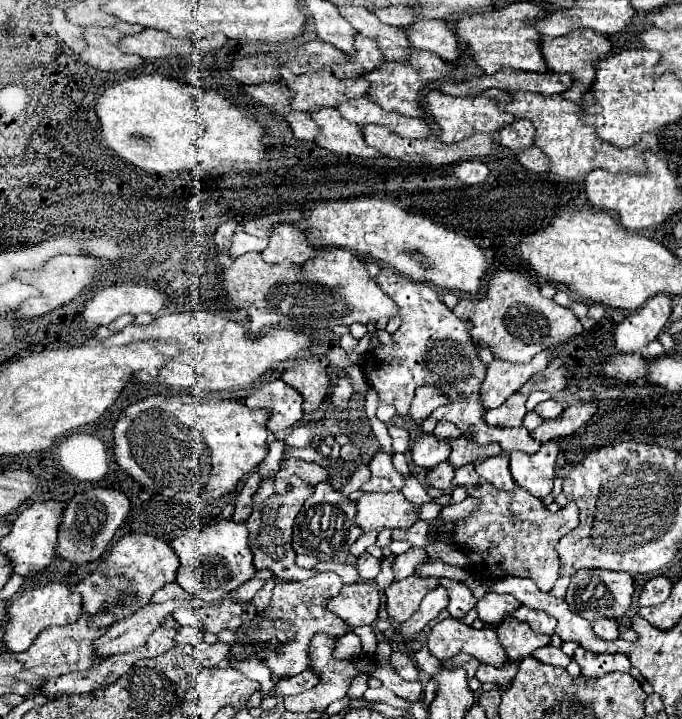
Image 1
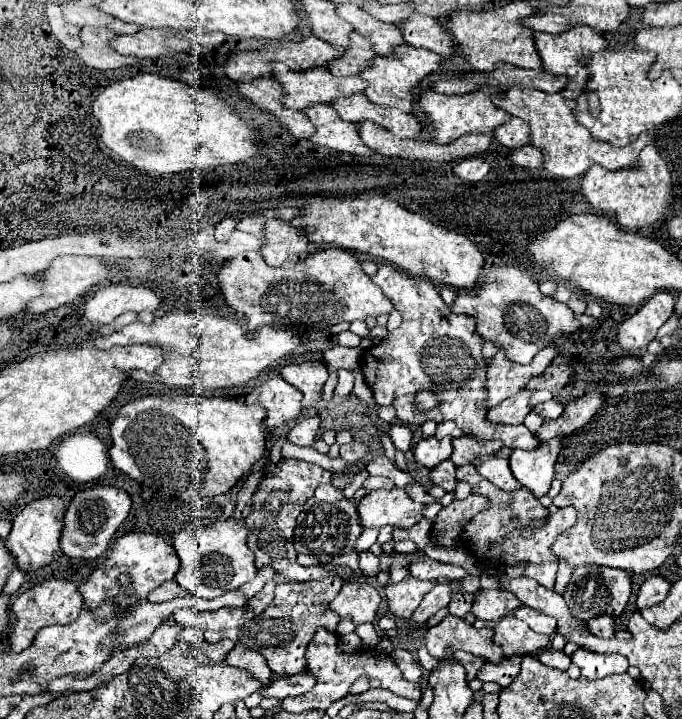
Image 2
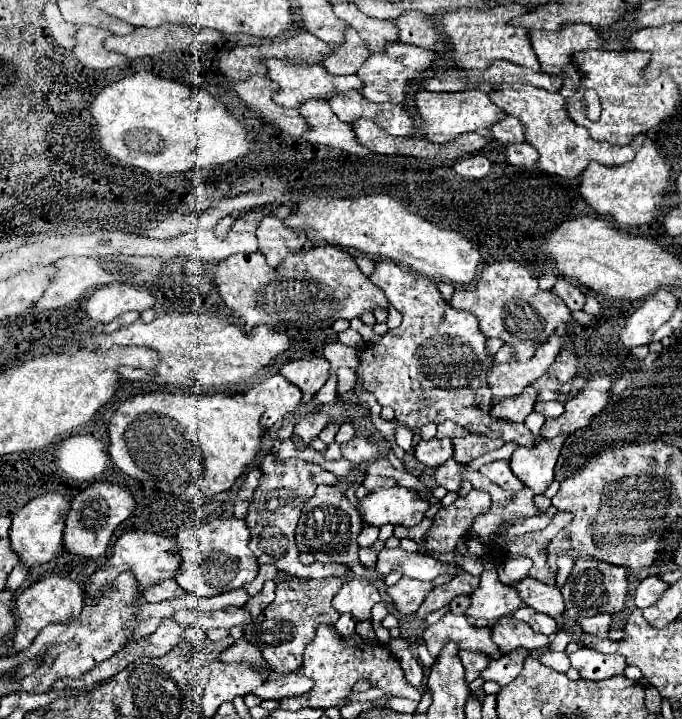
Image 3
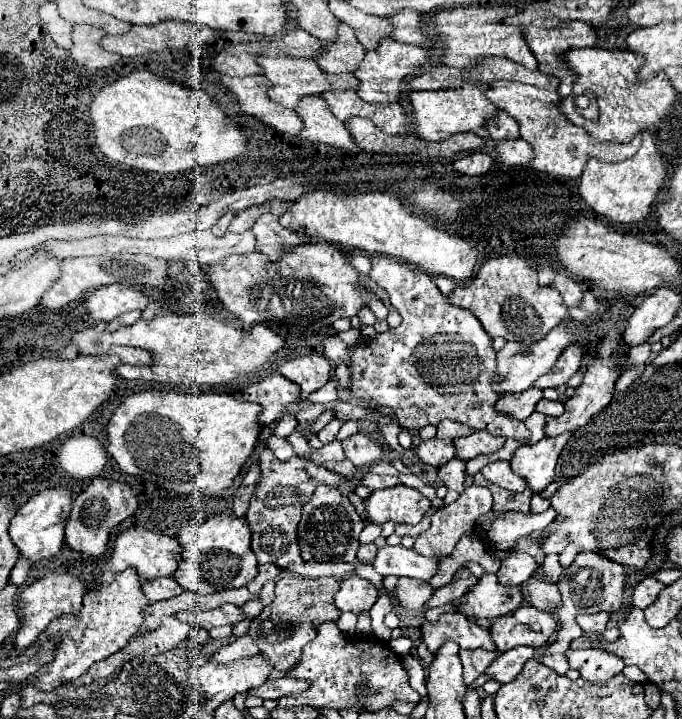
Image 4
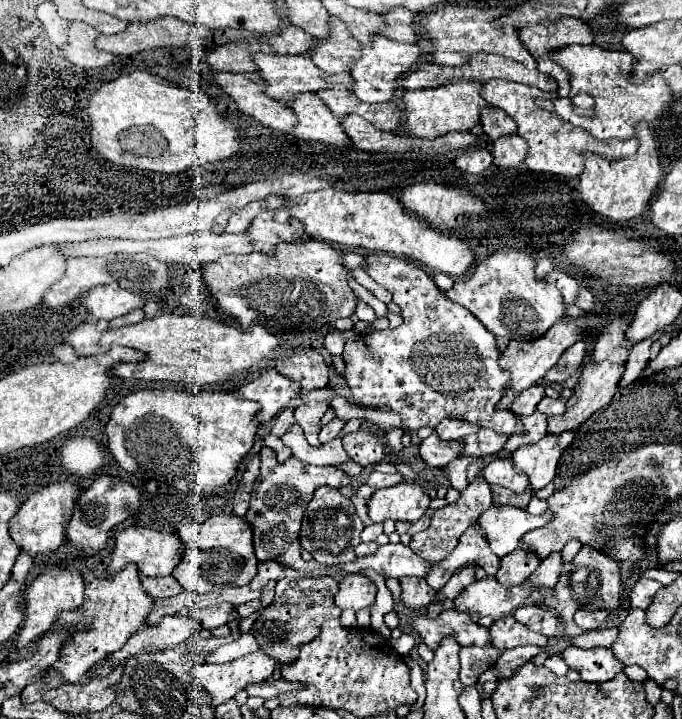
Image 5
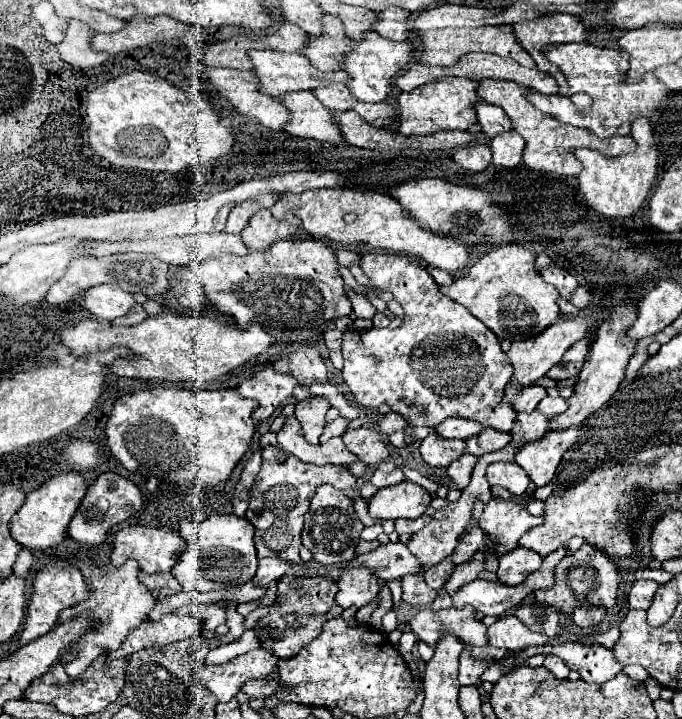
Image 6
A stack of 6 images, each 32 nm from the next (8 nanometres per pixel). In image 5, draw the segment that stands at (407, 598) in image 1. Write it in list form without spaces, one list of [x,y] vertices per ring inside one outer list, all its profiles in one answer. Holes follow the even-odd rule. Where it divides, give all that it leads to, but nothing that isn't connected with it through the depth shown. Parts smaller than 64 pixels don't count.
[[[400,578],[400,600],[406,608],[422,610],[432,602],[436,590],[426,584],[424,578]]]

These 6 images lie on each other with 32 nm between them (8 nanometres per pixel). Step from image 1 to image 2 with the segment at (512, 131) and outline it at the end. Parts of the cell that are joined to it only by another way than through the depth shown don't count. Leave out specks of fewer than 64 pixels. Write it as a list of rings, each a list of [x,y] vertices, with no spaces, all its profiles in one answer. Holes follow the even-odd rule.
[[[512,118],[510,122],[502,124],[500,128],[494,130],[498,142],[510,150],[518,150],[522,146],[528,146],[530,144],[530,128],[524,120],[520,118]]]

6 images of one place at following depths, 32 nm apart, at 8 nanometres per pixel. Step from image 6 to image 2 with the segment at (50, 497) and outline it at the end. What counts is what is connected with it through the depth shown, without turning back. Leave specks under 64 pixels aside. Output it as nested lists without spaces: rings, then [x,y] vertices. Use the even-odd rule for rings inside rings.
[[[50,496],[50,498],[38,498],[32,504],[28,504],[24,510],[18,512],[18,516],[12,522],[12,530],[4,540],[4,546],[14,556],[16,568],[20,572],[30,574],[52,562],[54,554],[58,552],[60,530],[62,530],[62,520],[64,520],[66,508],[68,508],[68,504],[64,504],[58,496]]]

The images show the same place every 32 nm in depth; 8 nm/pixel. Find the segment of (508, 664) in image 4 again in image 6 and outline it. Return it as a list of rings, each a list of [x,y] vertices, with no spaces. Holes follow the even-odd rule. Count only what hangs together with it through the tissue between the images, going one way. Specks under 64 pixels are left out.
[[[566,642],[566,644],[560,645],[546,644],[544,646],[528,646],[528,648],[524,648],[524,650],[506,652],[506,656],[504,656],[502,660],[514,656],[514,666],[520,666],[520,664],[524,664],[524,660],[528,660],[528,658],[534,656],[534,654],[556,654],[556,656],[560,656],[560,658],[566,662],[566,666],[568,666],[570,670],[576,670],[576,672],[582,676],[582,680],[586,680],[586,682],[602,684],[602,682],[606,682],[606,680],[612,680],[618,672],[622,672],[622,664],[618,664],[618,660],[614,658],[612,650],[608,650],[608,648],[604,648],[604,646],[582,646],[580,642]]]

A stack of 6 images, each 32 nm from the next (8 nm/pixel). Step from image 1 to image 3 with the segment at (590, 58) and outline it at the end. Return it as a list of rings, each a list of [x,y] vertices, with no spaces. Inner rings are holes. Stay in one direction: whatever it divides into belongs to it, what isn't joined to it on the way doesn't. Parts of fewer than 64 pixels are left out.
[[[566,24],[560,32],[544,32],[544,30],[530,30],[530,40],[532,40],[532,48],[538,54],[540,66],[546,74],[560,74],[564,78],[564,86],[560,90],[560,94],[564,98],[572,98],[576,94],[576,88],[580,86],[582,80],[582,72],[576,70],[572,56],[576,52],[586,52],[586,50],[600,50],[602,46],[602,38],[598,36],[598,32],[592,26],[586,24]]]

